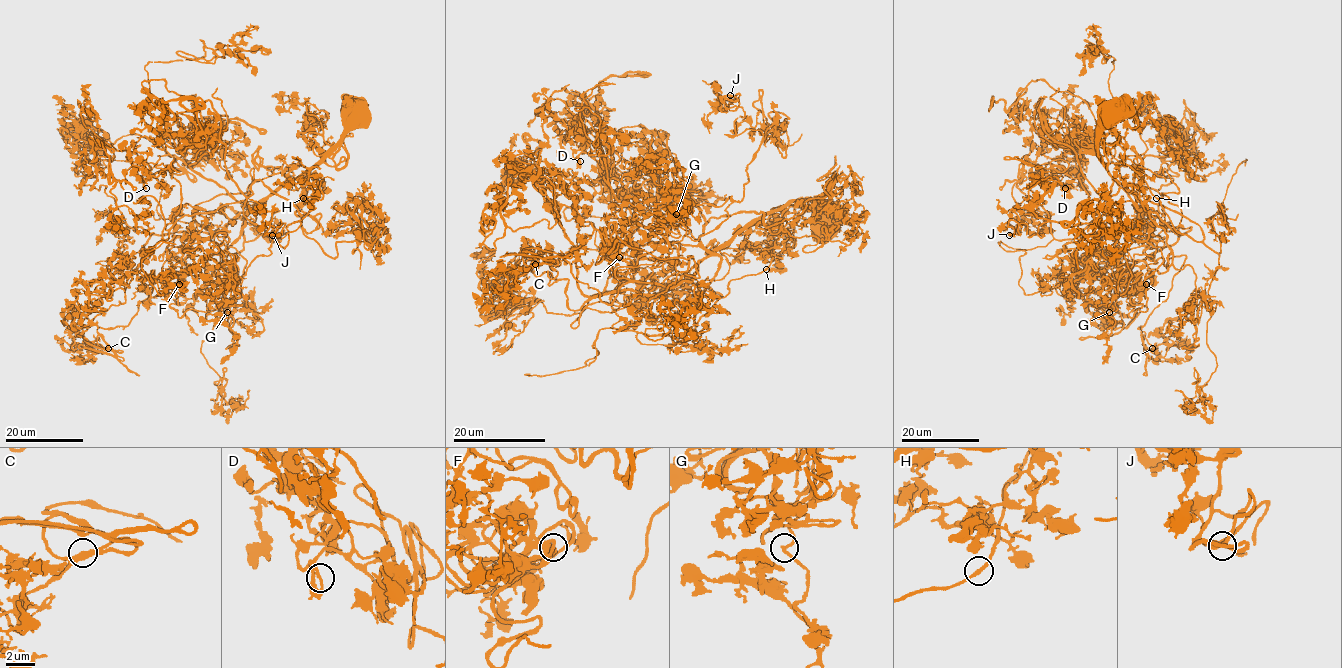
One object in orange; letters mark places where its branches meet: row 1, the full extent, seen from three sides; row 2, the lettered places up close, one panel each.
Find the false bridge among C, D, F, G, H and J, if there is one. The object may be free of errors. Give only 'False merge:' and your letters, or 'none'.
False merge: none

